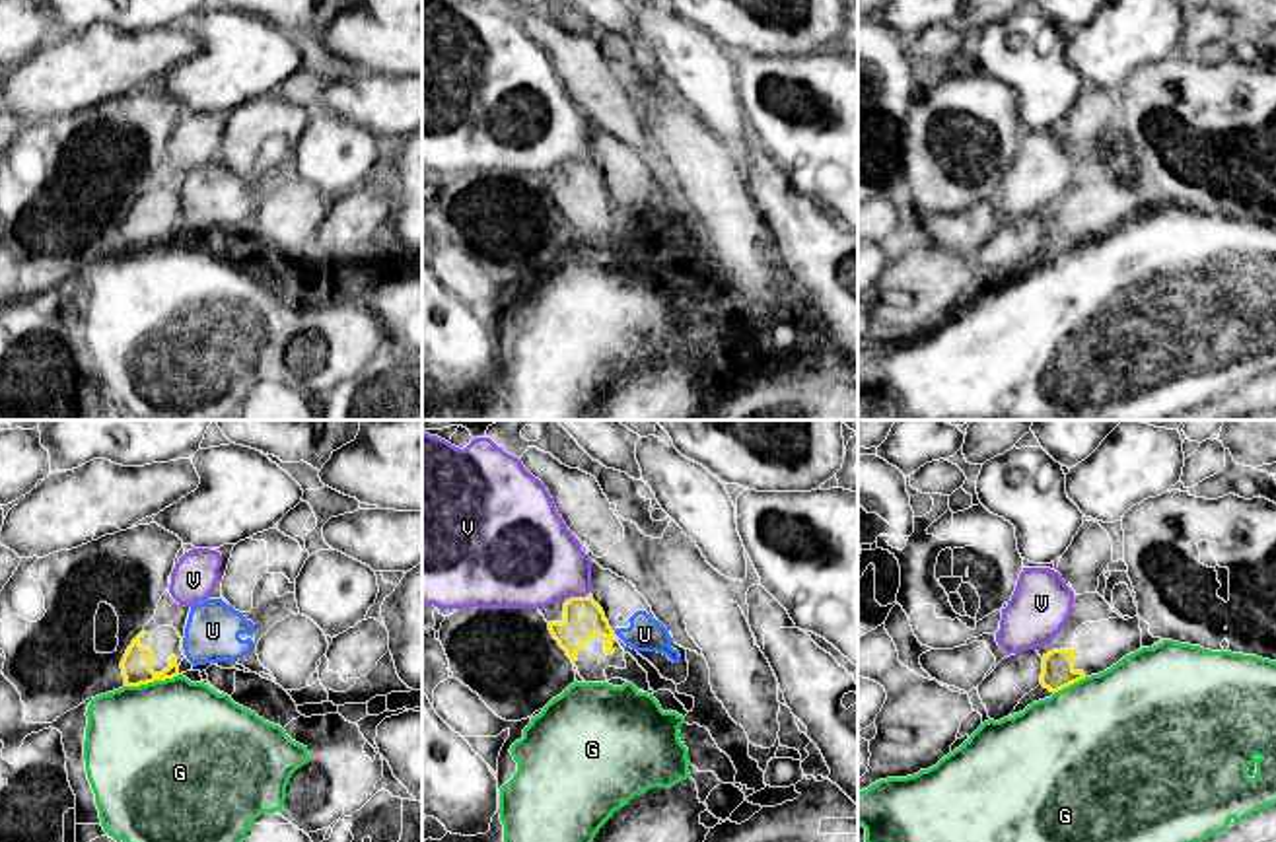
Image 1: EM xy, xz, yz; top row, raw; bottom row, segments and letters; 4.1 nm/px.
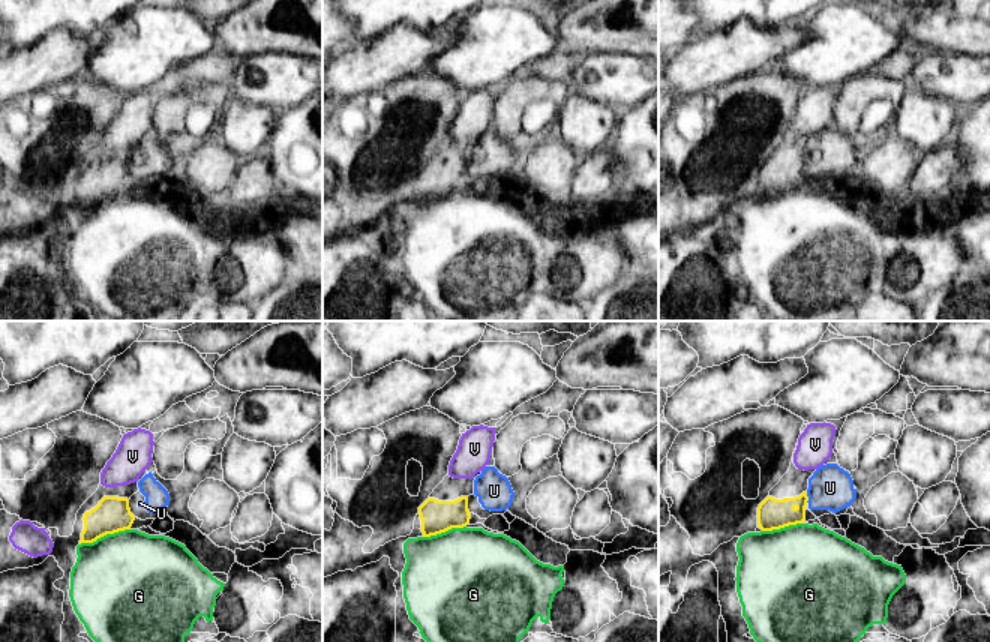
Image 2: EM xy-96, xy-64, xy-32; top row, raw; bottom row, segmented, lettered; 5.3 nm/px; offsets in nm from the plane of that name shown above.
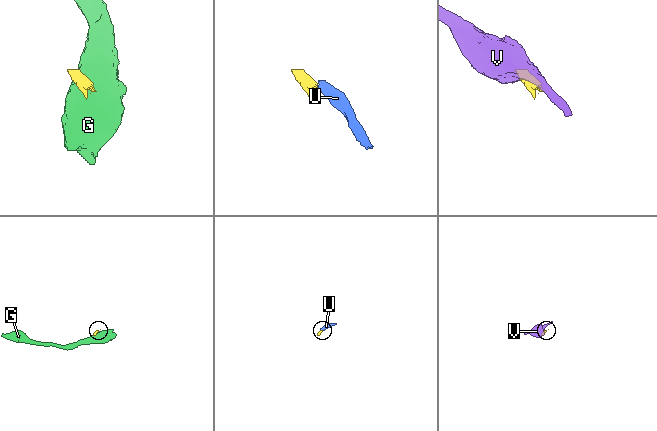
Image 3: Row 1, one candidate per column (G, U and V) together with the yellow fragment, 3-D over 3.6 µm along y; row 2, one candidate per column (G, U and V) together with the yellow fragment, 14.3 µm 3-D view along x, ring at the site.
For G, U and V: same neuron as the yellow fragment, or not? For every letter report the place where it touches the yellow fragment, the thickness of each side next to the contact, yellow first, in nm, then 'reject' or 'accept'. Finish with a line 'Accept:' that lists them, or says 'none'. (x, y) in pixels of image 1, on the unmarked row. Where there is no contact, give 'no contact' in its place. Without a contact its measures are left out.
G: xy (150, 245) | 130/500 nm | reject
U: xy (181, 207) | 20/220 nm | reject
V: xz (574, 162) | 160/420 nm | reject
Accept: none

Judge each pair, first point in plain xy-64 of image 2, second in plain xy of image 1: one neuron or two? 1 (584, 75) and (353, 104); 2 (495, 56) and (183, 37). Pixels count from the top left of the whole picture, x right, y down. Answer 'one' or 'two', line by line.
1: one
2: two

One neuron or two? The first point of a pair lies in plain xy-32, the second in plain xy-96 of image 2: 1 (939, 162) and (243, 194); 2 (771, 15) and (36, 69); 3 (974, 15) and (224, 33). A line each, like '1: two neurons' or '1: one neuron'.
1: one neuron
2: two neurons
3: one neuron

